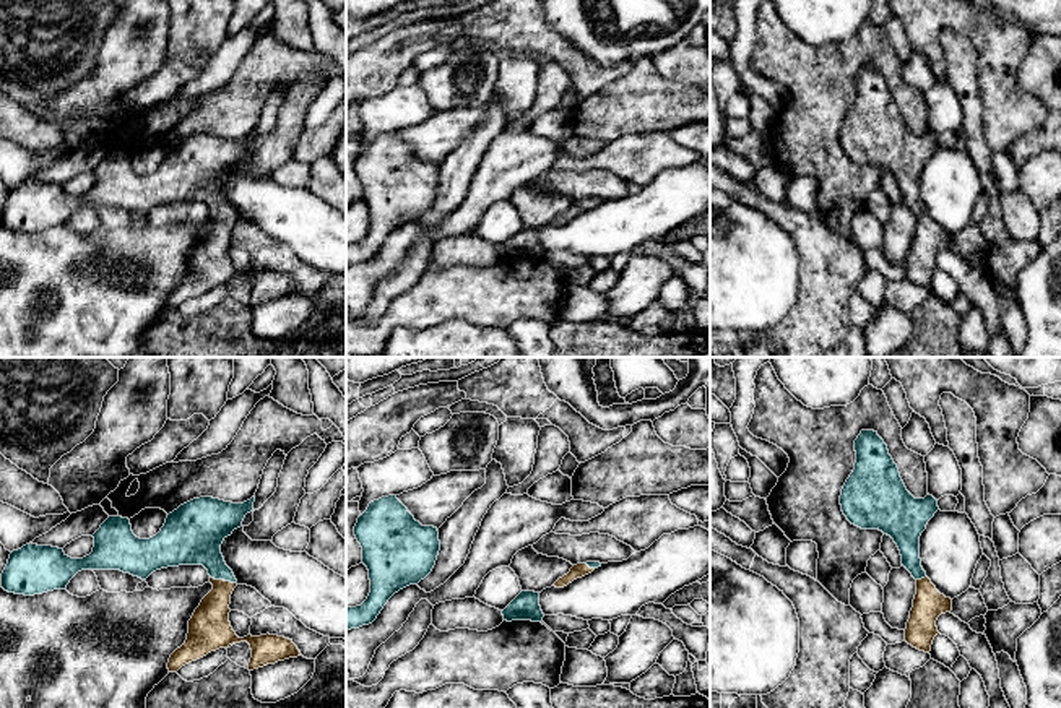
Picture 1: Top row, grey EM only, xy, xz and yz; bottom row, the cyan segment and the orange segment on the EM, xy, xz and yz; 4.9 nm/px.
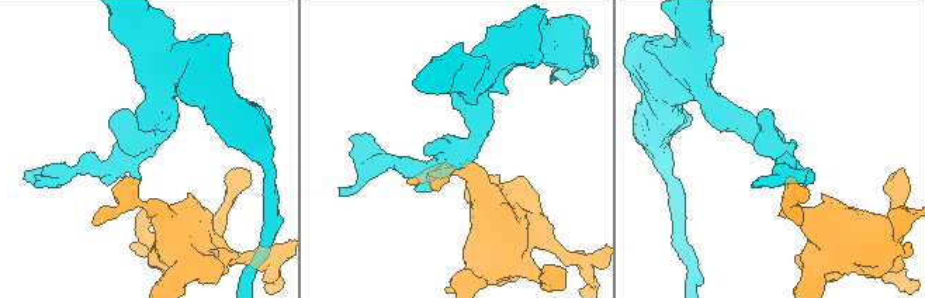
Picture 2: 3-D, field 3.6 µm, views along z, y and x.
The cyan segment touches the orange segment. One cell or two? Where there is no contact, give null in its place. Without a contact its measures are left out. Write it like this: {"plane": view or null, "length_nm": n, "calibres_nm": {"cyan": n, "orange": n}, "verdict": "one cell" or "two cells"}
{"plane": "xy", "length_nm": 140, "calibres_nm": {"cyan": 280, "orange": 200}, "verdict": "one cell"}

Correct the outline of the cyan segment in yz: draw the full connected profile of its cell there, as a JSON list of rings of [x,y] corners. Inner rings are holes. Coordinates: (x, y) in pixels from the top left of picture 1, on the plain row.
[[[874,67],[855,76],[856,99],[847,115],[840,141],[847,156],[861,166],[879,166],[897,180],[902,201],[916,216],[916,231],[905,265],[905,278],[929,289],[939,270],[936,257],[952,247],[952,235],[941,231],[920,195],[920,172],[939,146],[933,132],[915,135],[905,123],[887,81]]]

